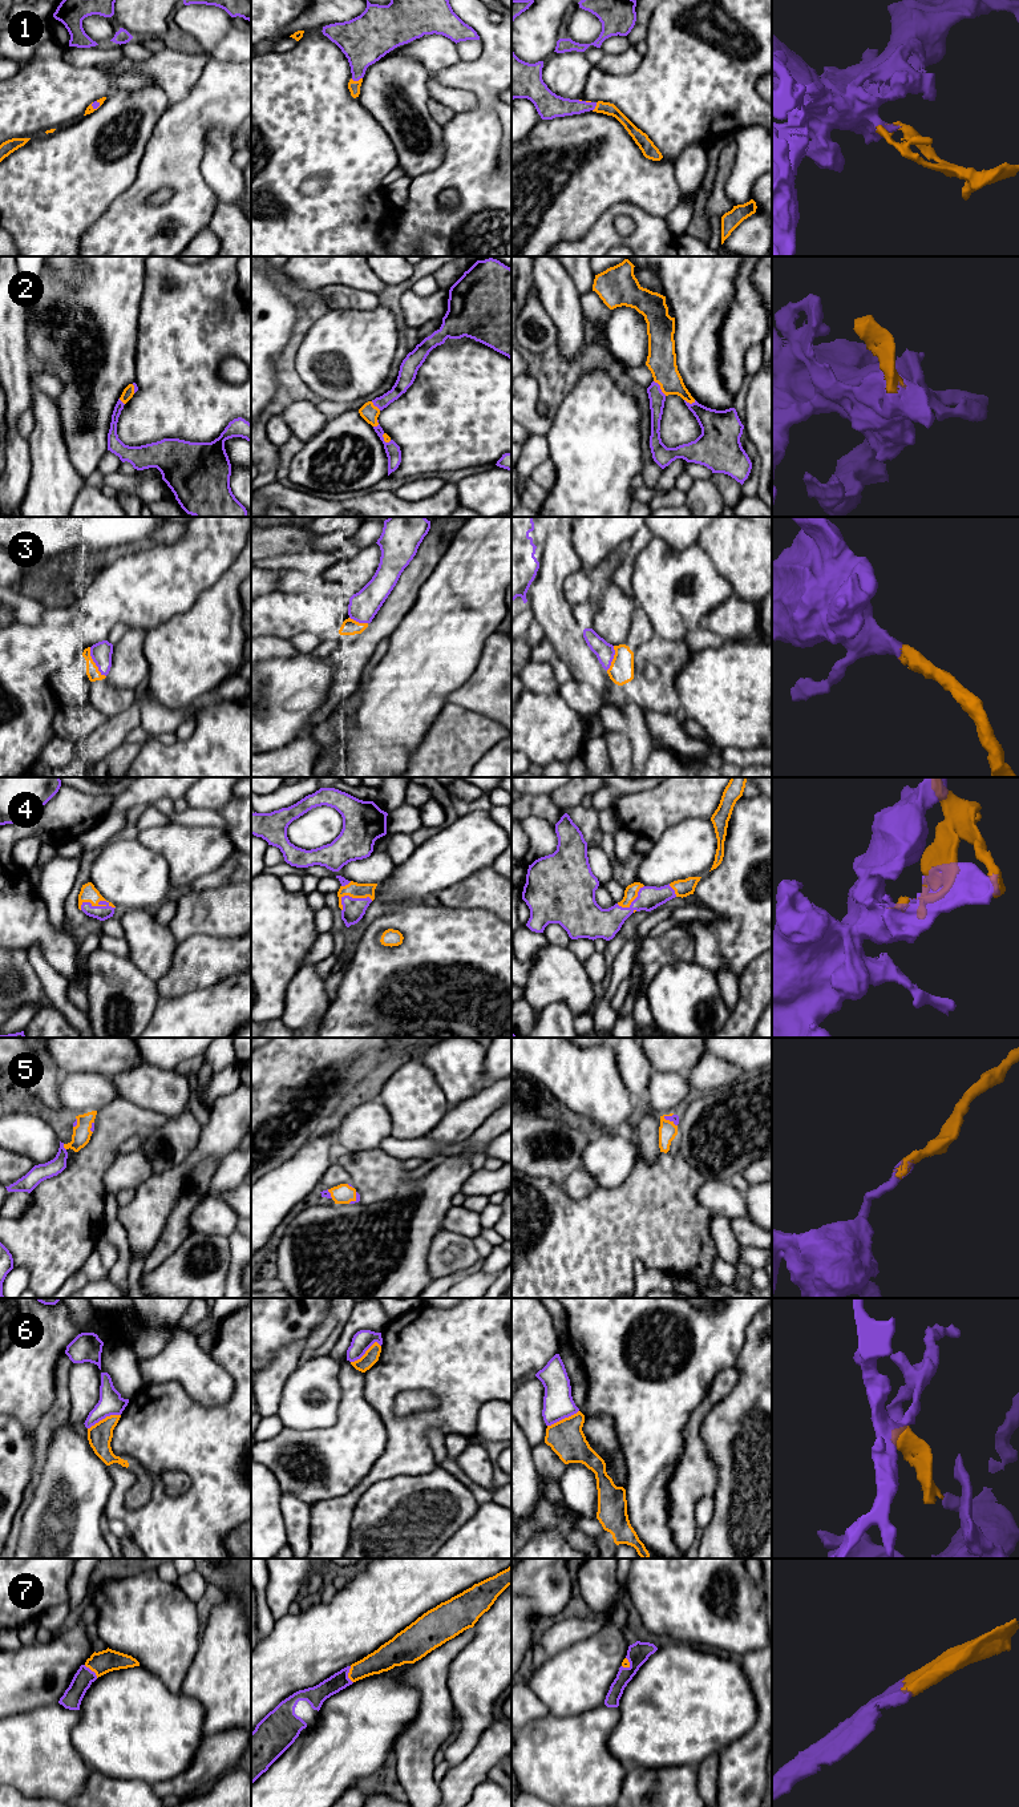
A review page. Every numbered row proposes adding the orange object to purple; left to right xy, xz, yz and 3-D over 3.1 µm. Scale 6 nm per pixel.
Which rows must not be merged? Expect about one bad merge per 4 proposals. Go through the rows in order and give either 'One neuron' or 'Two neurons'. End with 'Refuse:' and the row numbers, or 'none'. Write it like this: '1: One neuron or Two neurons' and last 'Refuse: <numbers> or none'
1: One neuron
2: One neuron
3: One neuron
4: One neuron
5: One neuron
6: Two neurons
7: One neuron
Refuse: 6

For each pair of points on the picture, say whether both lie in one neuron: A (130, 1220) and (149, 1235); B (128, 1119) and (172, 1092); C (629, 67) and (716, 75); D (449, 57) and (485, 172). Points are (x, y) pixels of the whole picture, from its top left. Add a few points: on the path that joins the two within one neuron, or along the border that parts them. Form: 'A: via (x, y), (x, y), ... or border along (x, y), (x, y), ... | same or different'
A: via (134, 1220), (145, 1231) | same
B: border along (120, 1098), (161, 1112), (168, 1119) | different
C: border along (643, 56), (639, 65), (630, 73), (606, 73) | different
D: border along (461, 60), (431, 75) | different

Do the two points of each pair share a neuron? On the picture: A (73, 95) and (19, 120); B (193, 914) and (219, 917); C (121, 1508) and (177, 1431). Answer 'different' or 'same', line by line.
A: same
B: same
C: same

